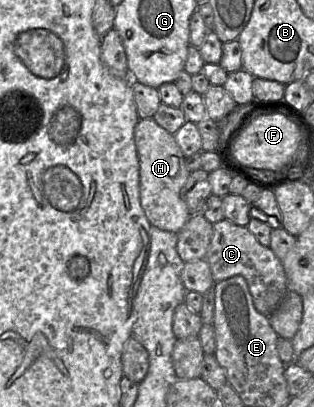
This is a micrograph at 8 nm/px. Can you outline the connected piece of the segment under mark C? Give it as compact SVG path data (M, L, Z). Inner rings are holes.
M223 219L213 224L213 235L205 260L208 262L214 282L234 276L242 276L259 313L270 317L288 292L288 280L282 261L269 248L261 245L246 226L239 226Z

